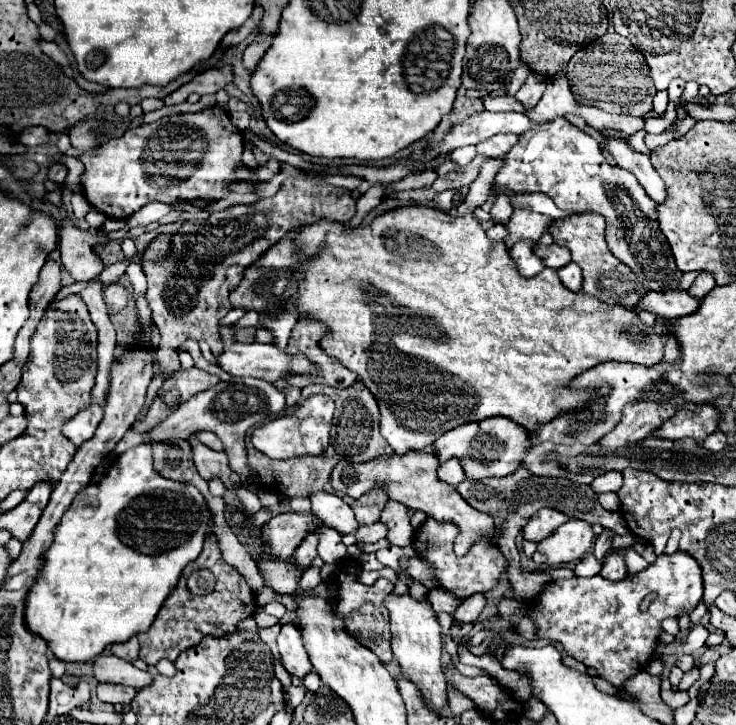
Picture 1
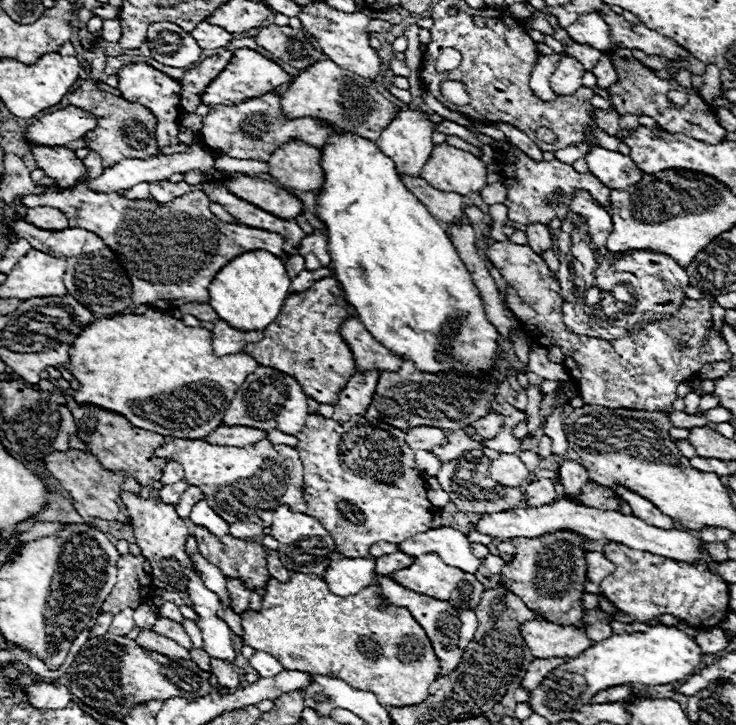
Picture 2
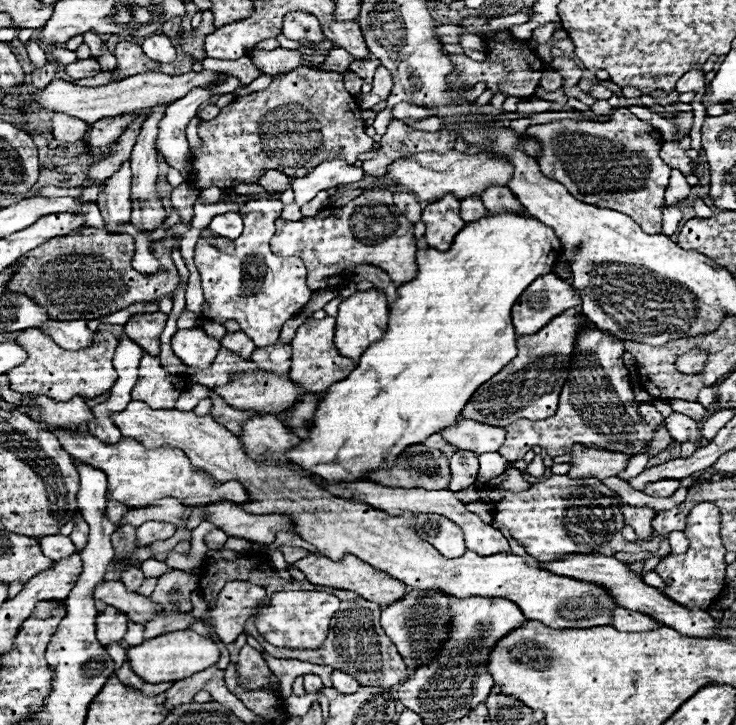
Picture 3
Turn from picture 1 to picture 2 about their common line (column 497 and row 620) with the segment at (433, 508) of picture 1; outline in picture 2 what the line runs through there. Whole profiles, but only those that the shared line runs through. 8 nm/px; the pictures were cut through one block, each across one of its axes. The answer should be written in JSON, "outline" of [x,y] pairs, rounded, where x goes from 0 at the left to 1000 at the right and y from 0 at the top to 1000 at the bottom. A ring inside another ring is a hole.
{"outline":[[[717,855],[707,863],[707,874],[715,886],[715,891],[720,894],[720,902],[728,908],[783,908],[785,902],[791,902],[796,894],[804,891],[804,886],[796,880],[796,872],[780,863],[758,863],[742,855]]]}

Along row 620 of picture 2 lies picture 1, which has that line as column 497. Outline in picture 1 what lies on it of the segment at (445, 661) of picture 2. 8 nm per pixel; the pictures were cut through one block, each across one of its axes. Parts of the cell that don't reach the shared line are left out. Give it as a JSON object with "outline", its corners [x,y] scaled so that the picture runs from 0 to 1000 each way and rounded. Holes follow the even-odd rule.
{"outline":[[[660,577],[652,582],[641,582],[641,585],[628,585],[611,596],[606,596],[603,601],[598,601],[590,610],[590,621],[598,637],[609,634],[609,632],[639,632],[639,634],[649,634],[663,640],[663,646],[633,646],[633,657],[652,662],[652,659],[666,659],[666,657],[690,657],[696,654],[701,646],[707,646],[707,640],[712,637],[712,626],[720,621],[723,607],[717,604],[715,593],[696,582],[693,577]]]}

